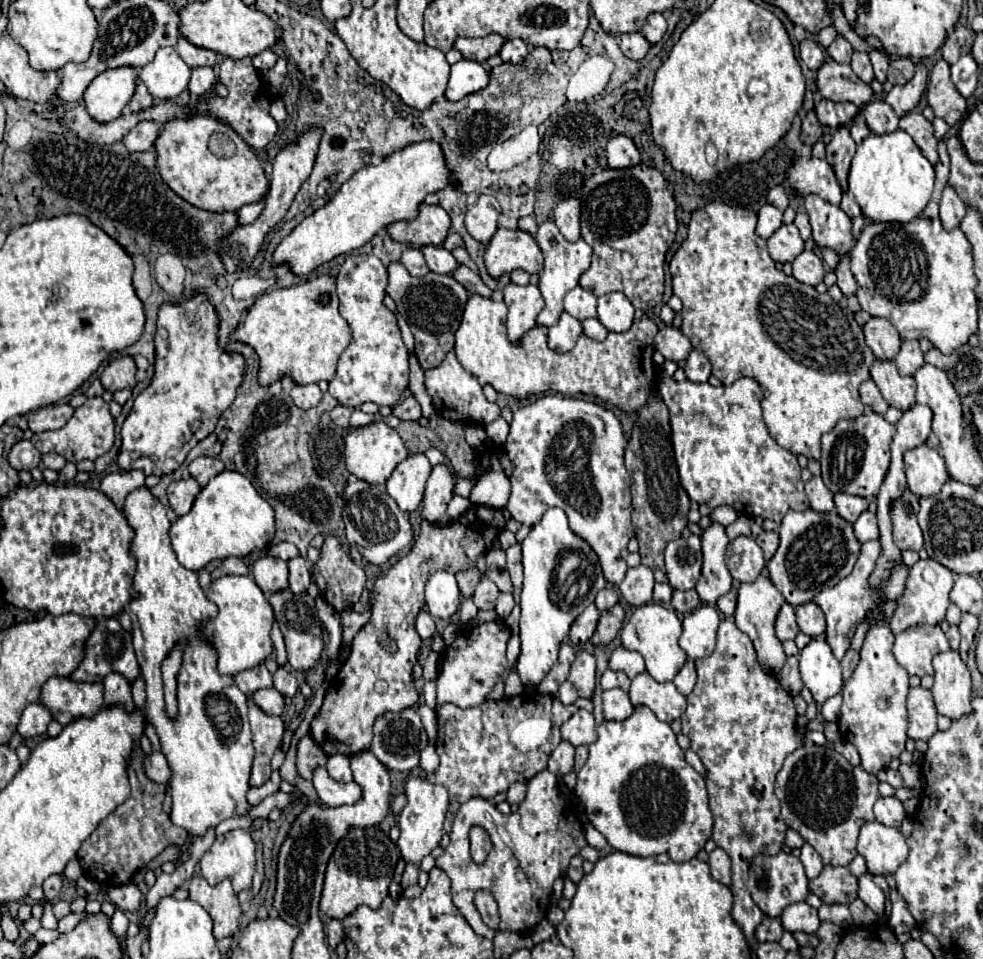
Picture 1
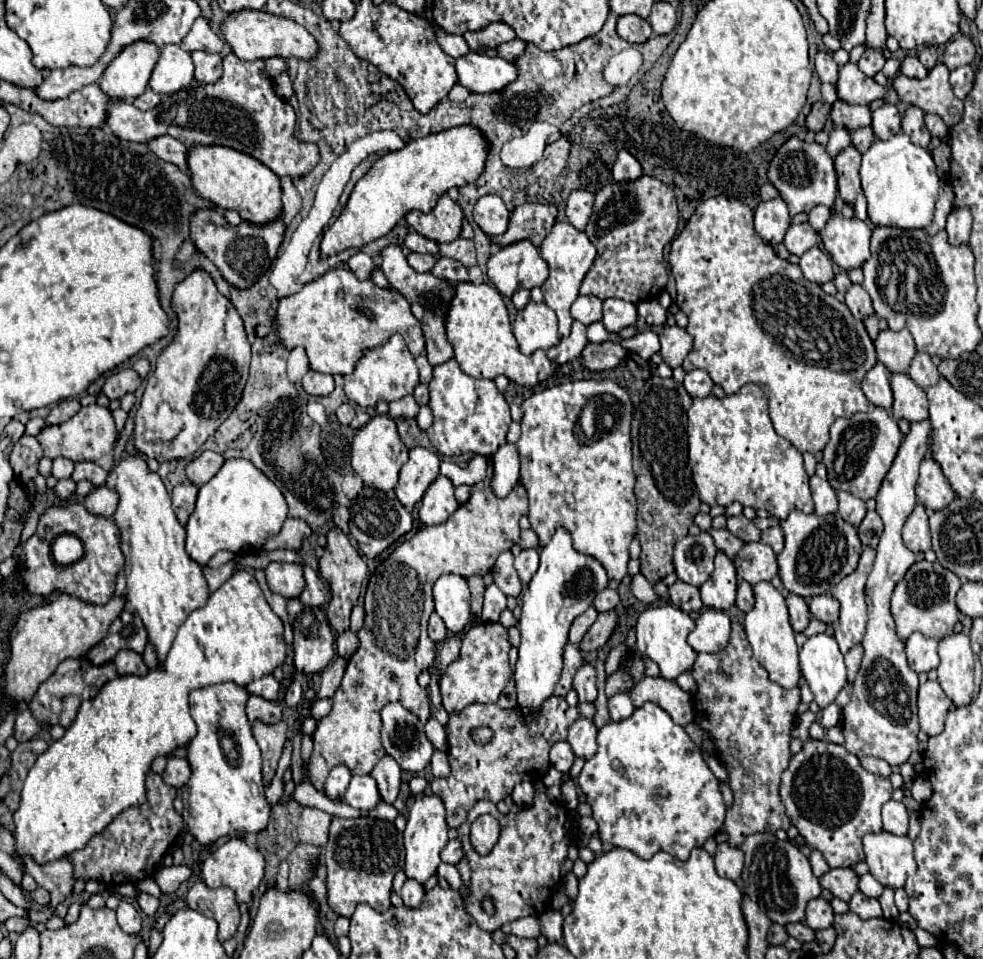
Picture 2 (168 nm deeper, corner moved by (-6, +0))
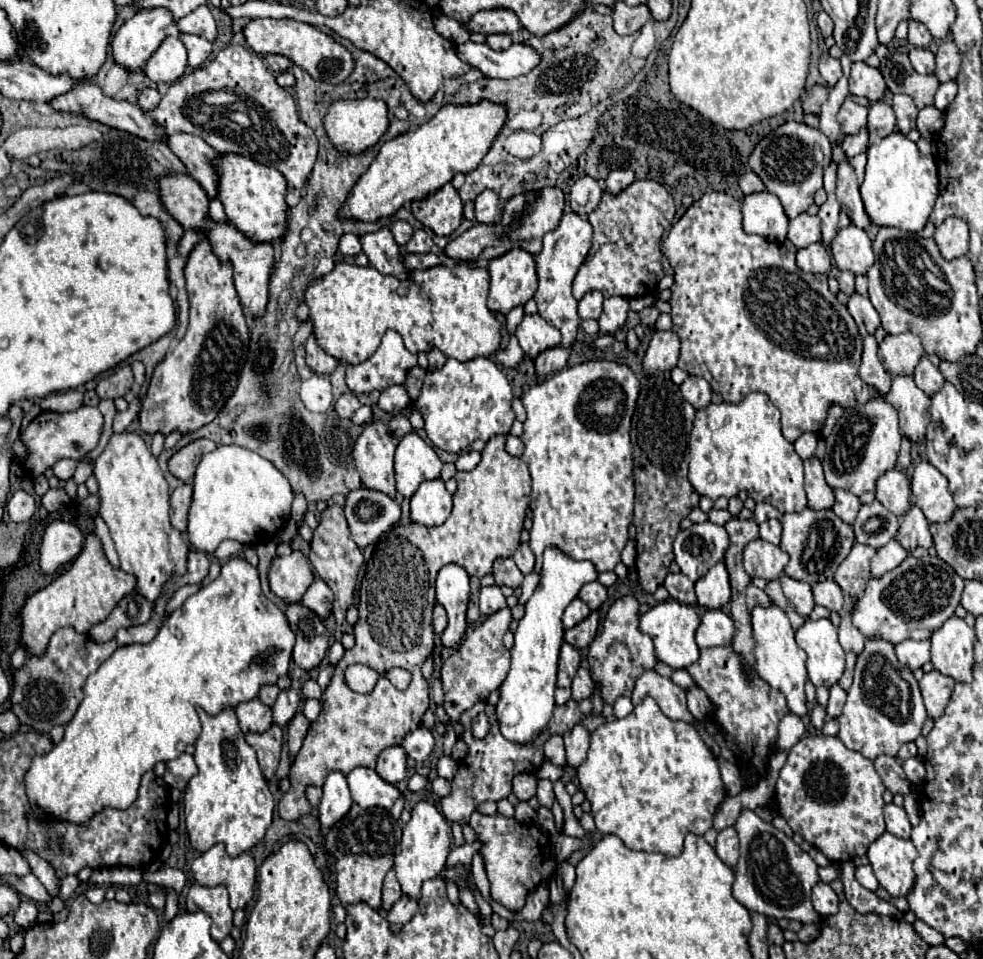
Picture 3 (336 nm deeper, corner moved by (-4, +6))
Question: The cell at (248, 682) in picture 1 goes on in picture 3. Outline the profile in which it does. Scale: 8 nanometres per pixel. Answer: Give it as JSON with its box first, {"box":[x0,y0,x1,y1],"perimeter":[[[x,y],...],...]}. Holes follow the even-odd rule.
{"box":[258,685,280,705],"perimeter":[[[264,685],[262,689],[260,689],[260,693],[258,693],[258,699],[264,703],[264,705],[274,705],[274,701],[276,701],[276,697],[278,697],[278,693],[280,693],[280,689],[276,687],[276,685]]]}

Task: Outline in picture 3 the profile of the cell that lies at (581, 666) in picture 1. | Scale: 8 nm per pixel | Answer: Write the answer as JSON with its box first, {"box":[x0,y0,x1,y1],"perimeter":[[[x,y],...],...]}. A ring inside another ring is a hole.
{"box":[572,667,594,703],"perimeter":[[[580,667],[576,677],[572,679],[572,699],[578,701],[578,703],[584,701],[584,699],[590,699],[592,691],[594,691],[594,681],[590,677],[590,671]]]}

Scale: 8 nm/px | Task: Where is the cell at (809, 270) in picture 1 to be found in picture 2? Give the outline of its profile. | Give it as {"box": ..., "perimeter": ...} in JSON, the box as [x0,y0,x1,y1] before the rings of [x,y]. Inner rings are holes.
{"box":[800,247,834,285],"perimeter":[[[812,247],[800,257],[800,269],[808,281],[814,281],[818,285],[832,281],[834,277],[832,261],[820,247]]]}

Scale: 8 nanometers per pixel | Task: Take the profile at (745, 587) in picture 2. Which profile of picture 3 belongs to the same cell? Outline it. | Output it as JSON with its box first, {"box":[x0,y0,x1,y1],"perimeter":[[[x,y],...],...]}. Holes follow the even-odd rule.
{"box":[746,585,772,611],"perimeter":[[[748,585],[748,591],[746,591],[746,605],[748,605],[748,609],[752,611],[754,607],[758,607],[758,605],[772,605],[772,599],[762,591],[762,589],[758,589],[756,585]]]}

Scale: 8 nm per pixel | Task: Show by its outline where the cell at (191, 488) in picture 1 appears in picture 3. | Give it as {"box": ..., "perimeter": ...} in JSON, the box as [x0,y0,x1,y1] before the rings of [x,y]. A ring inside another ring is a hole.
{"box":[170,483,192,533],"perimeter":[[[190,483],[178,485],[174,489],[172,497],[170,497],[170,519],[172,519],[172,527],[178,529],[180,533],[184,533],[186,525],[188,525],[190,501],[192,501],[192,485]]]}

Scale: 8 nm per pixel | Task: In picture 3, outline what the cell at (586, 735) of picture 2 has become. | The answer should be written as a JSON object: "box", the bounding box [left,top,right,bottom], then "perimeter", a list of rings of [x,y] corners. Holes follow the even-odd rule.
{"box":[564,725,590,769],"perimeter":[[[574,725],[570,731],[564,733],[566,761],[570,767],[576,769],[578,765],[582,765],[582,761],[586,759],[588,743],[590,743],[590,733],[582,725]]]}

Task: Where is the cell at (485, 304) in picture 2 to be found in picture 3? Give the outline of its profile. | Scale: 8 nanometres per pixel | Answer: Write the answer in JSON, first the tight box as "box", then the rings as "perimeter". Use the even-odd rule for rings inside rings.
{"box":[304,261,502,365],"perimeter":[[[466,261],[452,267],[436,265],[408,271],[406,279],[382,275],[374,267],[338,263],[330,275],[308,287],[304,303],[310,307],[310,321],[314,323],[320,347],[342,363],[354,365],[366,361],[378,349],[388,329],[400,333],[410,353],[440,349],[446,357],[470,361],[480,355],[490,357],[500,347],[502,327],[486,307],[488,287],[488,269]]]}

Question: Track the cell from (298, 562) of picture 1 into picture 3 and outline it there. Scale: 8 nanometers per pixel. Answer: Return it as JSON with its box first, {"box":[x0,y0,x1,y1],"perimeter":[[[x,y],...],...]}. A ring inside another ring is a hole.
{"box":[302,577,334,619],"perimeter":[[[320,577],[314,579],[314,583],[306,591],[306,595],[302,597],[302,605],[306,605],[310,611],[314,611],[320,619],[326,619],[330,615],[332,603],[334,603],[334,595]]]}

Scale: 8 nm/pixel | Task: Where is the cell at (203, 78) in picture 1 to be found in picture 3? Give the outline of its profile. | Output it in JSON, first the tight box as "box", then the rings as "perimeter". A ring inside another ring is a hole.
{"box":[178,33,212,67],"perimeter":[[[178,33],[180,41],[184,43],[186,51],[188,51],[188,65],[190,67],[200,67],[206,63],[206,59],[212,53],[212,43],[198,37],[198,35],[188,35],[188,33]]]}

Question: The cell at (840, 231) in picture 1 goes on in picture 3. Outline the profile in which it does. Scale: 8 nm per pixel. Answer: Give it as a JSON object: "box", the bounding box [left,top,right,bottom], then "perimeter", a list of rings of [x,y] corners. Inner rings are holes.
{"box":[830,223,874,275],"perimeter":[[[852,223],[846,229],[838,231],[830,249],[836,259],[836,265],[842,271],[850,271],[854,275],[866,275],[866,271],[874,265],[872,243],[866,231],[858,229]]]}

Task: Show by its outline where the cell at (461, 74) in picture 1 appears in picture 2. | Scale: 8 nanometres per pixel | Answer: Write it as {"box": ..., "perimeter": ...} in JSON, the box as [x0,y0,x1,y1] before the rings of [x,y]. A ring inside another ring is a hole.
{"box":[456,51,518,93],"perimeter":[[[470,51],[456,61],[456,75],[458,83],[470,93],[492,93],[502,91],[518,73],[510,61]]]}

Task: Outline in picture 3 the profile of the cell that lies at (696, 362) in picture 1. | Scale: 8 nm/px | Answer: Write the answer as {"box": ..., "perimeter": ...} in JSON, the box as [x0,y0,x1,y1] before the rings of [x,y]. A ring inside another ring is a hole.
{"box":[680,375,712,409],"perimeter":[[[690,375],[682,385],[680,391],[684,395],[684,399],[694,407],[694,409],[704,409],[706,405],[710,405],[710,397],[712,397],[712,389],[708,385],[708,381],[704,377],[698,375]]]}

